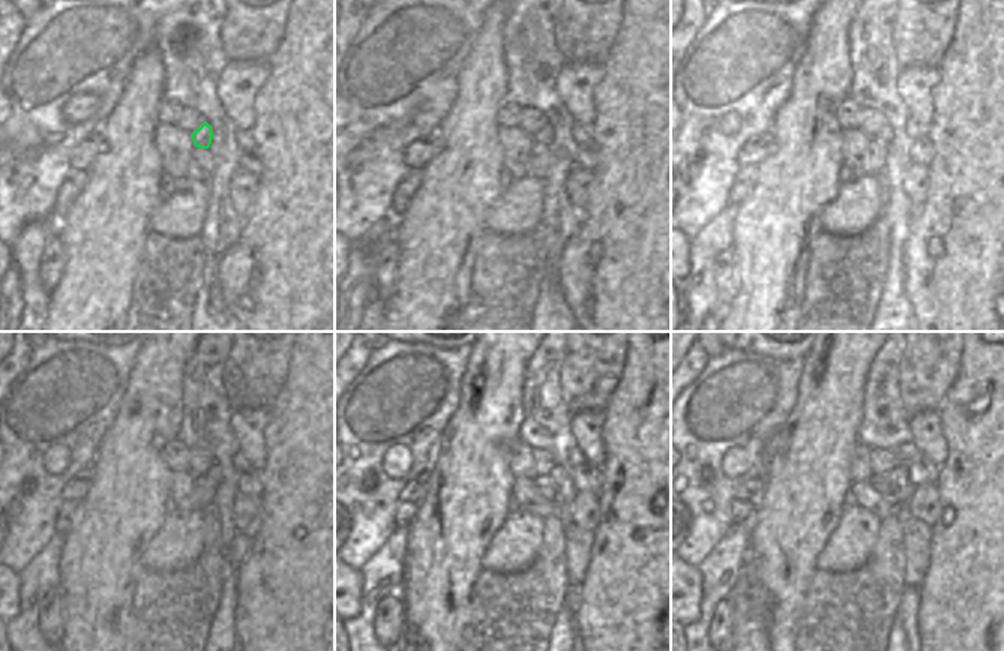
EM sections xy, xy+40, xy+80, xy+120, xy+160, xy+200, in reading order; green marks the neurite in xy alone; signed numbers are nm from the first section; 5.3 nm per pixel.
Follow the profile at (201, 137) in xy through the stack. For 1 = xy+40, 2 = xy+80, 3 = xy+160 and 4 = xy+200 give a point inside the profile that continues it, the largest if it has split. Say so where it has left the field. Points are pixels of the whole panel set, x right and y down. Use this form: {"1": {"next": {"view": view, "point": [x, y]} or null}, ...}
{"1": {"next": {"view": "xy+40", "point": [545, 137]}}, "2": {"next": {"view": "xy+80", "point": [884, 135]}}, "3": {"next": {"view": "xy+160", "point": [565, 491]}}, "4": {"next": {"view": "xy+200", "point": [901, 488]}}}

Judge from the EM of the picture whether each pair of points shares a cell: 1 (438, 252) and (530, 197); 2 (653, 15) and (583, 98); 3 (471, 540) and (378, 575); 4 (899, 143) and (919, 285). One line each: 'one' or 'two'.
1: two
2: two
3: two
4: two

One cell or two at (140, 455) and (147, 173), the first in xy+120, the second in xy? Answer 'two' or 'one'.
one

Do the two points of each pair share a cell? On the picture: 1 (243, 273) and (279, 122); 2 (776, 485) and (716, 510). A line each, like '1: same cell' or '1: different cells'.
1: same cell
2: different cells

